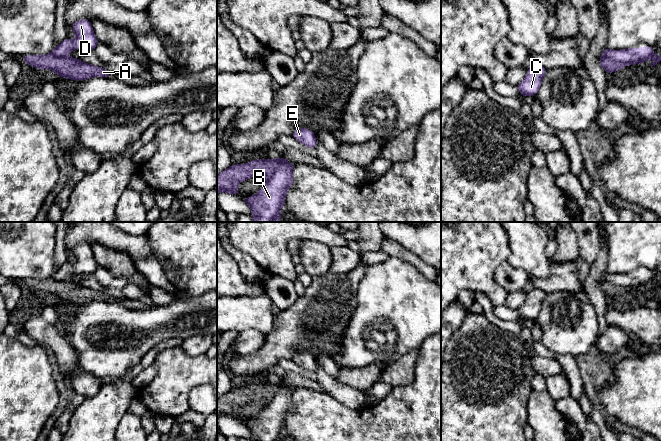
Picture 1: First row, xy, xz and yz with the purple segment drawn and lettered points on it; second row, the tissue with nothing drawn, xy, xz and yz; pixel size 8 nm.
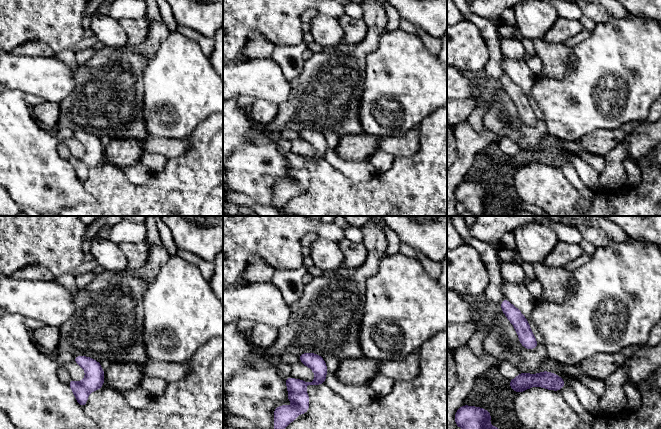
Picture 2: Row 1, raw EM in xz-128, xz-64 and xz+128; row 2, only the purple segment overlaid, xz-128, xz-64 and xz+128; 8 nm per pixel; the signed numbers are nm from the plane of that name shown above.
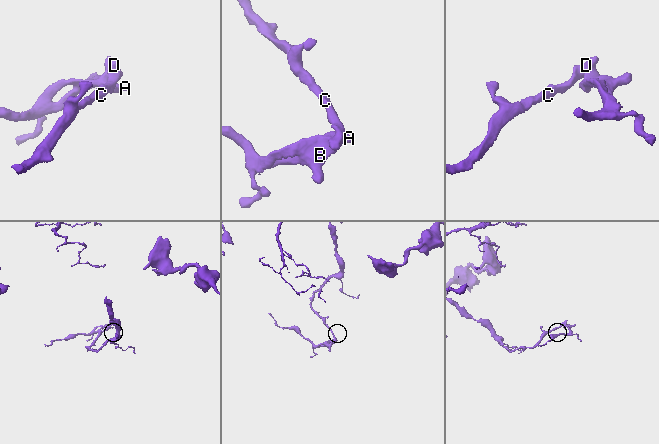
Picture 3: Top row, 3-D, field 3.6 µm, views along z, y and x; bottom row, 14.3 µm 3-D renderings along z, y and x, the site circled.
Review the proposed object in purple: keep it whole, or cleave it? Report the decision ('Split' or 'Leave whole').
Split

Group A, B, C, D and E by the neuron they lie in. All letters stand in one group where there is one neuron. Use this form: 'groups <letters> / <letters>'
groups A / B C D E

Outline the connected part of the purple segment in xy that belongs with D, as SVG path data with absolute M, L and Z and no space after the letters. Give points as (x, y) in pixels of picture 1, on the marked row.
M86 19L79 20L72 25L72 29L75 32L75 40L71 41L66 37L66 39L52 51L54 56L65 57L75 48L92 51L95 49L99 41L93 32L91 21Z

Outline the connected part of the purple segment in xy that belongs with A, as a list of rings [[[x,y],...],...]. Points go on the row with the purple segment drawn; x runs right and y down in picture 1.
[[[25,55],[24,62],[39,68],[53,70],[56,74],[66,79],[86,80],[91,77],[110,77],[111,72],[102,67],[86,64],[79,59],[71,57],[56,57],[48,55]]]

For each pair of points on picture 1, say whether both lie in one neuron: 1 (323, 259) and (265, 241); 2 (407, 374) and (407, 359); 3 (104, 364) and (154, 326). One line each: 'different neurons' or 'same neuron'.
1: different neurons
2: same neuron
3: same neuron

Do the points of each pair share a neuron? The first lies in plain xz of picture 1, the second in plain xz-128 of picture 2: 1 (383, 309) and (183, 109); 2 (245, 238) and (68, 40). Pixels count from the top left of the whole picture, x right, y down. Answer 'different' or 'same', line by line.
1: same
2: same

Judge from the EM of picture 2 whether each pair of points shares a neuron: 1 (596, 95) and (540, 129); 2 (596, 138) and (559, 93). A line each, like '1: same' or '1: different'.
1: different
2: different

